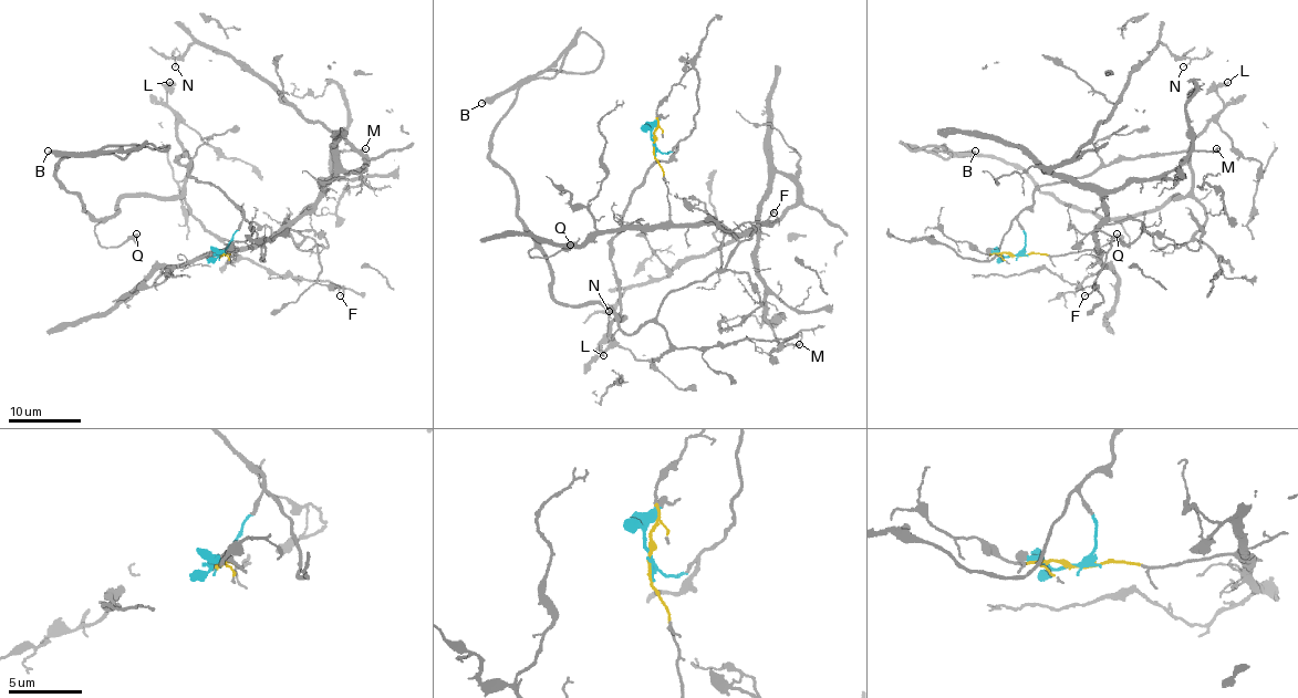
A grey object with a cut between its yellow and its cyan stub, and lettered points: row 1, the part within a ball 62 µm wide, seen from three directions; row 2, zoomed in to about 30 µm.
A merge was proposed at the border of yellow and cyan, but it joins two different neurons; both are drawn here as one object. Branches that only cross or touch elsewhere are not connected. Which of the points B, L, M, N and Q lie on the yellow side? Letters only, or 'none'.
M, N

